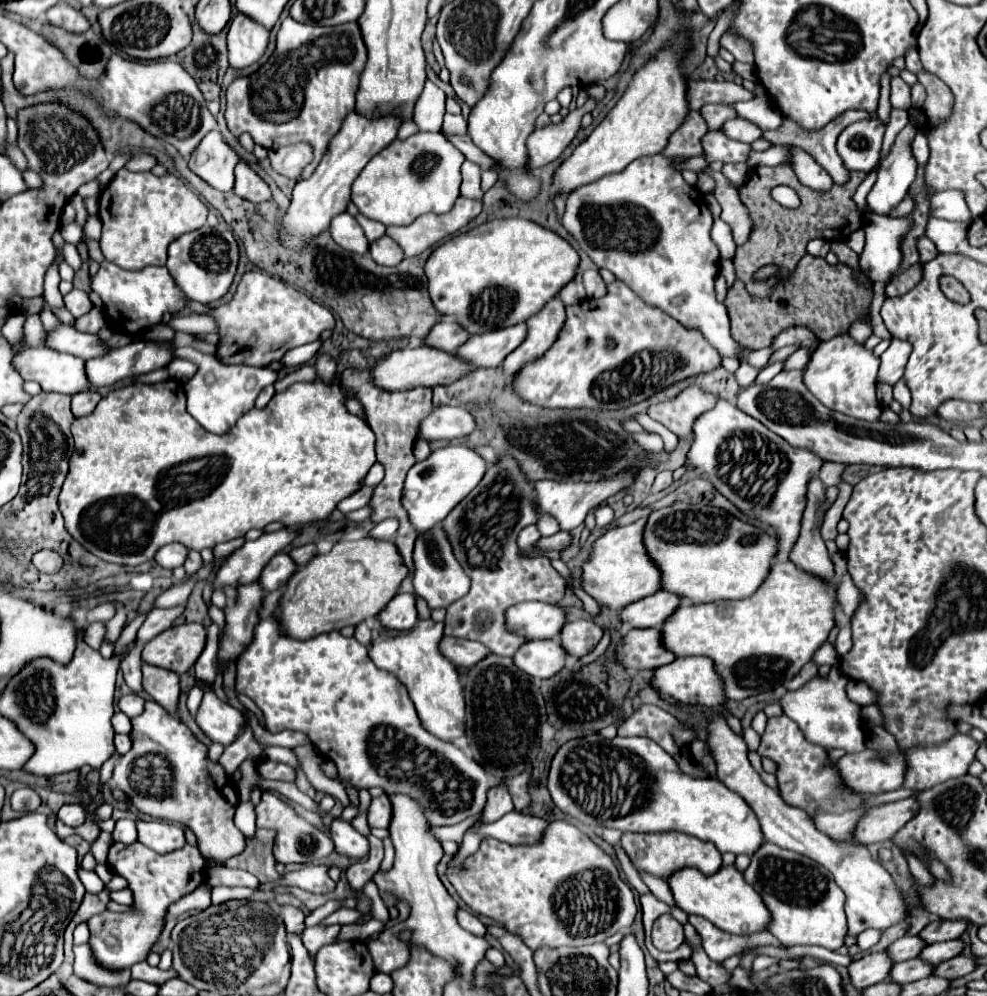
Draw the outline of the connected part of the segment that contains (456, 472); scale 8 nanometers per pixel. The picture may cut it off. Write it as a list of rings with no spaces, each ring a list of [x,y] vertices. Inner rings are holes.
[[[448,445],[432,451],[424,461],[418,461],[408,471],[402,497],[402,505],[410,515],[412,527],[418,533],[426,533],[440,523],[442,517],[446,517],[446,513],[450,513],[450,509],[454,509],[454,505],[458,505],[458,501],[462,501],[480,483],[486,467],[486,461],[466,445]]]

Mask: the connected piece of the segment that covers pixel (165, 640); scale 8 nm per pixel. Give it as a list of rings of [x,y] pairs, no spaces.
[[[202,623],[174,625],[146,643],[142,661],[182,675],[196,663],[204,645],[206,627]]]

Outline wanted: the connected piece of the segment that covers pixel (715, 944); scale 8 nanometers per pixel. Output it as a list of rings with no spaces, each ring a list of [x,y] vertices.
[[[688,917],[690,923],[696,933],[702,937],[702,947],[706,951],[706,955],[714,961],[724,961],[732,955],[744,953],[748,949],[756,949],[756,947],[766,947],[766,945],[774,945],[774,947],[784,947],[772,933],[768,931],[758,931],[752,935],[730,935],[724,933],[722,929],[710,925],[710,921],[706,921],[703,917]]]

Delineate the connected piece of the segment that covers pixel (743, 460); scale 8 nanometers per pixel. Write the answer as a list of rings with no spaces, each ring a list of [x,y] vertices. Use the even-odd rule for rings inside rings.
[[[718,401],[708,413],[696,419],[692,427],[692,447],[686,455],[686,465],[698,467],[702,475],[716,487],[716,491],[732,501],[742,513],[776,527],[780,537],[780,551],[776,559],[788,559],[788,553],[800,533],[800,519],[802,509],[806,507],[808,483],[812,477],[818,475],[824,459],[820,459],[810,449],[792,447],[760,421],[736,409],[734,403]],[[758,485],[774,485],[774,493],[764,505],[760,503],[760,499],[748,499],[762,497]]]

